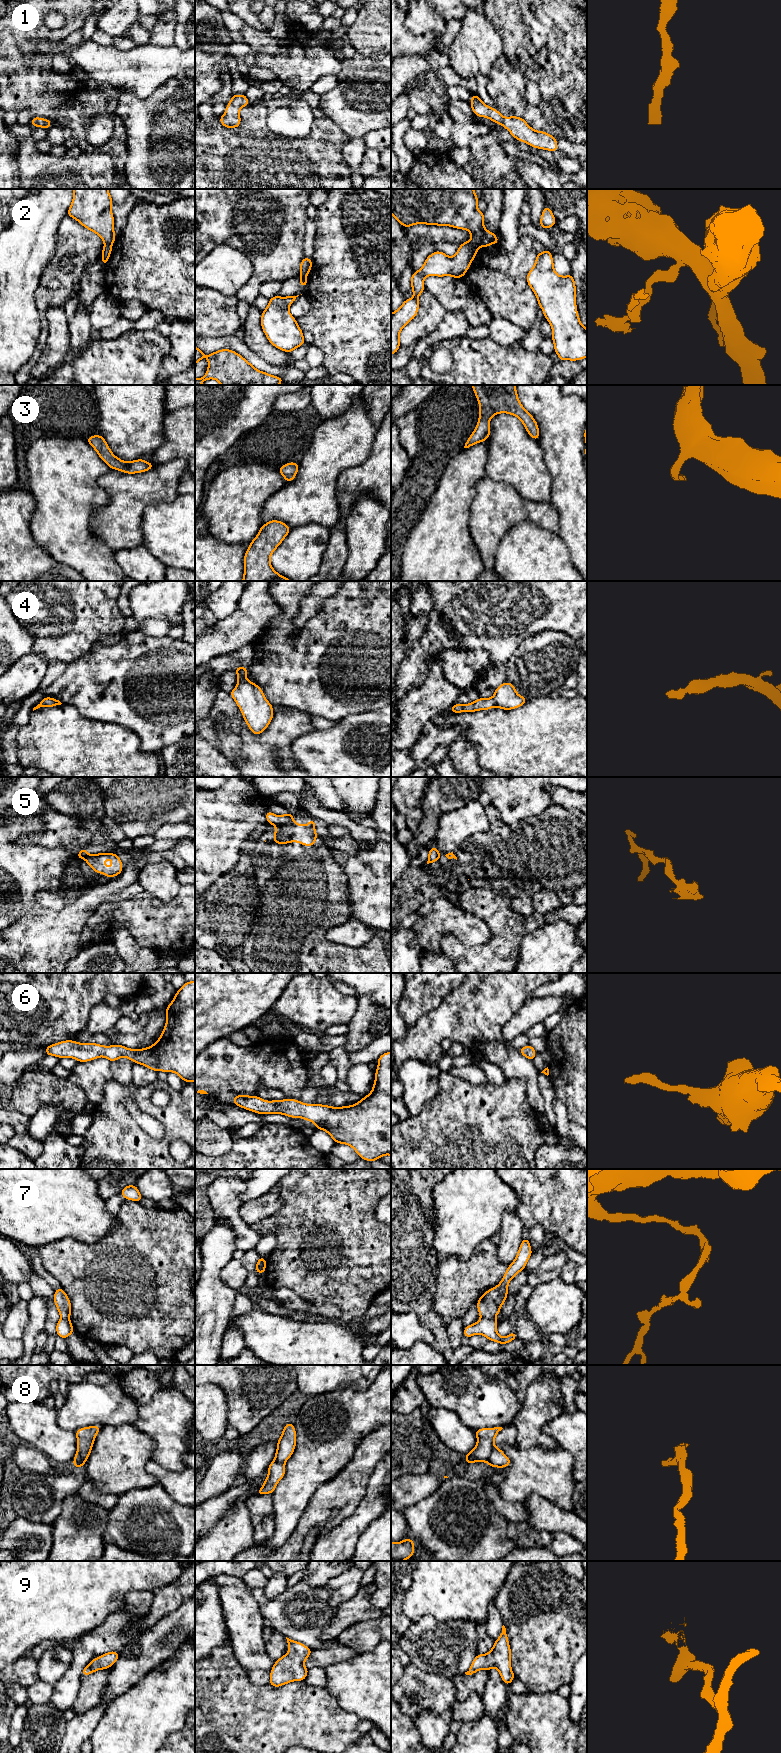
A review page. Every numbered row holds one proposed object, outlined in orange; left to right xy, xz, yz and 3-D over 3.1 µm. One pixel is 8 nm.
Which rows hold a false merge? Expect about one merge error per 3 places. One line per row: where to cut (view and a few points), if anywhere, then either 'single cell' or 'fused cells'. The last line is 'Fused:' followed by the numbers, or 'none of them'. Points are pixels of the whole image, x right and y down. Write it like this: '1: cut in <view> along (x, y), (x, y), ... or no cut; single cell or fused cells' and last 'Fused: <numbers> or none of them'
1: no cut; single cell
2: cut in xz along (306, 274), (300, 276); fused cells
3: no cut; single cell
4: no cut; single cell
5: cut in xz along (293, 821), (287, 824), (274, 825); fused cells
6: no cut; single cell
7: cut in yz along (482, 1317), (494, 1318); fused cells
8: cut in yz along (493, 1443), (493, 1448), (486, 1461); fused cells
9: no cut; single cell
Fused: 2, 5, 7, 8

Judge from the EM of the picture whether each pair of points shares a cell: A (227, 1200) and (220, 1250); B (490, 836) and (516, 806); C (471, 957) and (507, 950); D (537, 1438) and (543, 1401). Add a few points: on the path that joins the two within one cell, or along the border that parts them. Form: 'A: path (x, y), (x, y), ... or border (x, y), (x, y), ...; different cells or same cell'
A: border (216, 1221), (222, 1220), (232, 1230), (235, 1242); different cells
B: border (496, 810), (507, 824), (513, 824), (526, 819); different cells
C: path (480, 957), (498, 957); same cell
D: path (537, 1429), (537, 1410); same cell

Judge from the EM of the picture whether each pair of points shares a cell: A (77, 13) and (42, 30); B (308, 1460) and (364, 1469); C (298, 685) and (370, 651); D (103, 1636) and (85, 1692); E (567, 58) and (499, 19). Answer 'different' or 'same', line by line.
A: same
B: different
C: same
D: different
E: same

